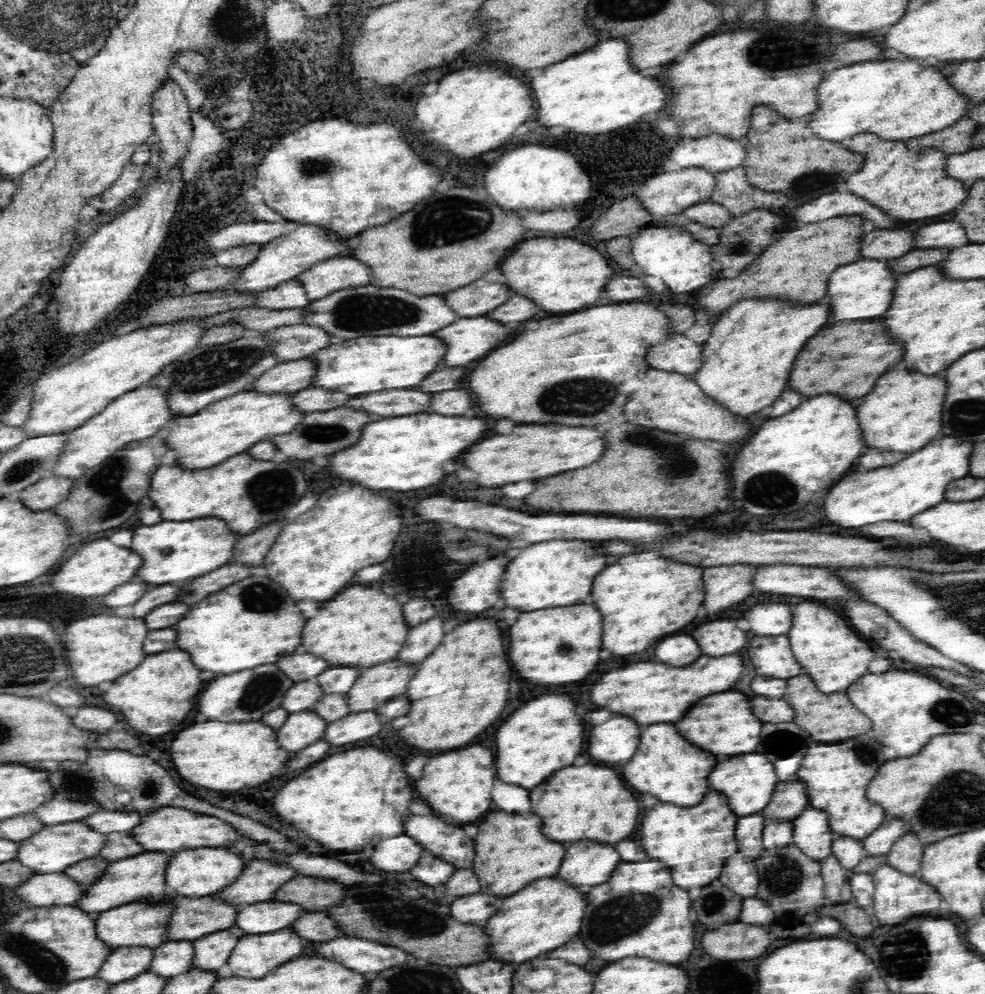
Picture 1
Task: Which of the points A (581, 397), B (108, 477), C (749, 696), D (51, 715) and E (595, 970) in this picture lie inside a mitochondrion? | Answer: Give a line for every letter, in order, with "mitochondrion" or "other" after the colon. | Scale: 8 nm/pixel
A: mitochondrion
B: mitochondrion
C: other
D: other
E: other

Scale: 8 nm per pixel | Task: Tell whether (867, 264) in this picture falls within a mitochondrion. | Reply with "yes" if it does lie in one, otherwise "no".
no

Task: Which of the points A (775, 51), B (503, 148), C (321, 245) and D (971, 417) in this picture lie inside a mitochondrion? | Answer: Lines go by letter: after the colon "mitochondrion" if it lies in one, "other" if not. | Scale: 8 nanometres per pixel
A: mitochondrion
B: other
C: other
D: mitochondrion

